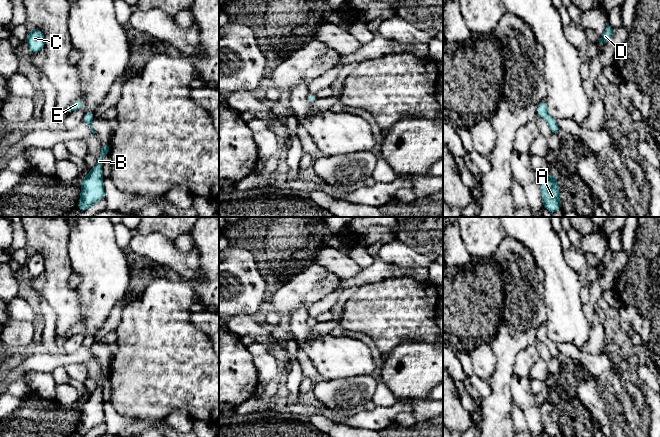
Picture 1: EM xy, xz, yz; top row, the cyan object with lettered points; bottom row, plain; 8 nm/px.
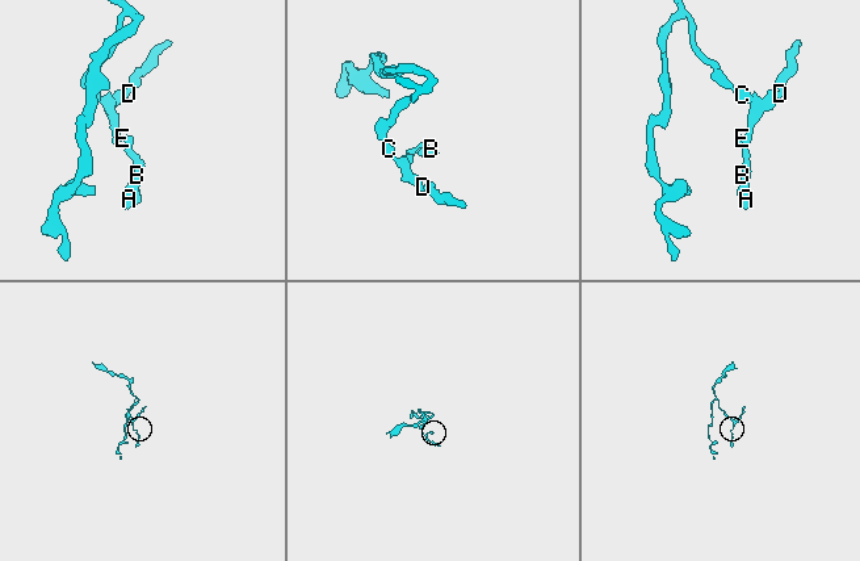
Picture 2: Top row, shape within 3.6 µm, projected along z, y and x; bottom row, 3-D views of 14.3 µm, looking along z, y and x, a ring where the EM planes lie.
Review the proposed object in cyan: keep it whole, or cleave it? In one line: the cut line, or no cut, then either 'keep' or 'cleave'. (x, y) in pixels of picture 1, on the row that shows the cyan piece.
no cut; keep

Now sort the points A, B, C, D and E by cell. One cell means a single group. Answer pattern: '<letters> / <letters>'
A B C D E

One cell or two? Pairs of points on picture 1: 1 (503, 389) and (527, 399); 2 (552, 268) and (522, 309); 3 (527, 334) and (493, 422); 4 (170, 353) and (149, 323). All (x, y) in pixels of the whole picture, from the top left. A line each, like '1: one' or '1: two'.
1: two
2: two
3: one
4: one

